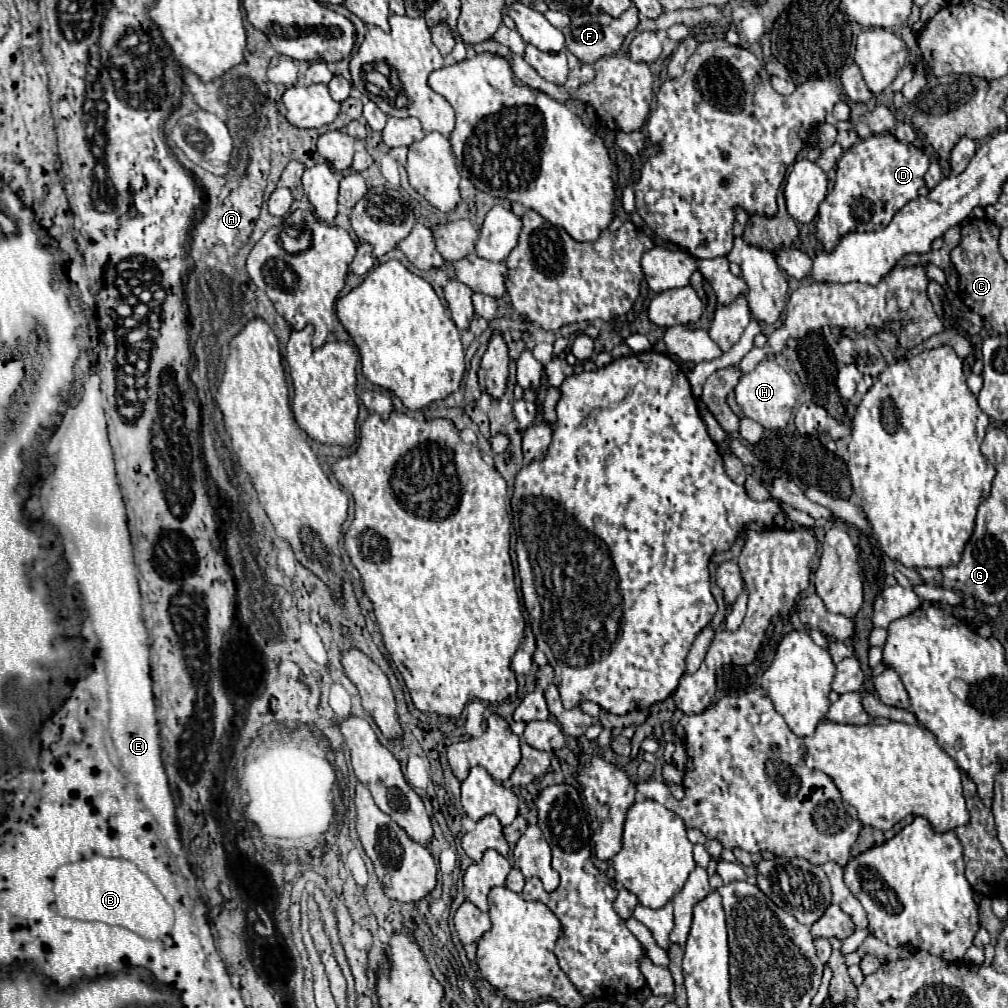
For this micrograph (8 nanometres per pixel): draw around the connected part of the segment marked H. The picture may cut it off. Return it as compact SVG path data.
M762 360L756 366L756 370L752 370L750 374L744 374L738 386L734 388L734 392L736 392L736 402L742 408L744 416L756 420L766 430L786 428L792 416L792 408L798 398L798 386L790 378L790 374L784 368L780 368L776 362L770 362L770 360Z

